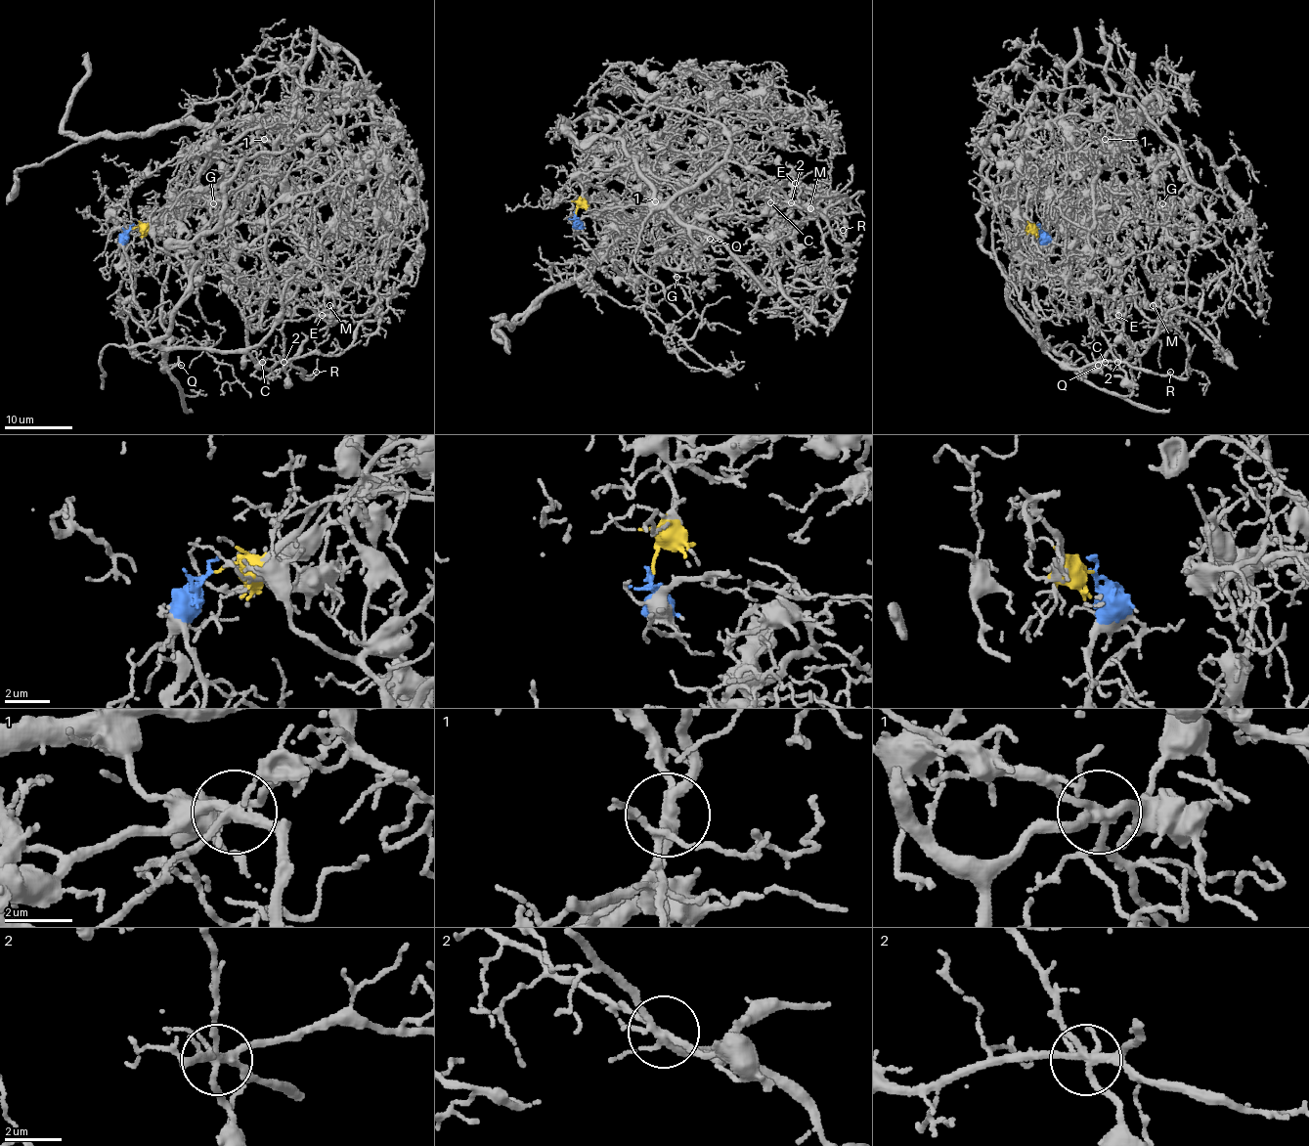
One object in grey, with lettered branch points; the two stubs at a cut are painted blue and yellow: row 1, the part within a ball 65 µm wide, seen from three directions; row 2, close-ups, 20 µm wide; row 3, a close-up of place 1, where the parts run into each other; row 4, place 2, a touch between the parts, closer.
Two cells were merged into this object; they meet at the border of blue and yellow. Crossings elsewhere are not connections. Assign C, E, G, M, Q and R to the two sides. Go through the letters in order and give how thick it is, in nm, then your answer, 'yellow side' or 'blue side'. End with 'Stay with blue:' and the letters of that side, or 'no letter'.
C: calibre 90 nm; blue side
E: calibre 120 nm; yellow side
G: calibre 130 nm; blue side
M: calibre 160 nm; yellow side
Q: calibre 130 nm; blue side
R: calibre 120 nm; blue side
Stay with blue: C, G, Q, R

